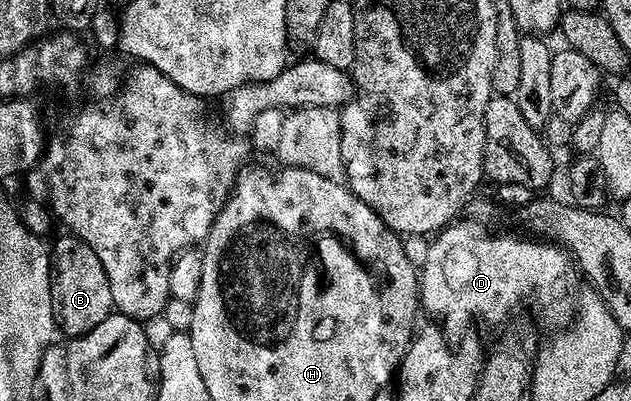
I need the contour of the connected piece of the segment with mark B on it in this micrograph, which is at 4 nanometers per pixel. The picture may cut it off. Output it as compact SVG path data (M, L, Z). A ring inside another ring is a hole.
M70 235L49 249L51 255L51 306L60 334L79 337L93 331L113 311L113 291L109 291L109 275L101 267L101 259L81 239Z

